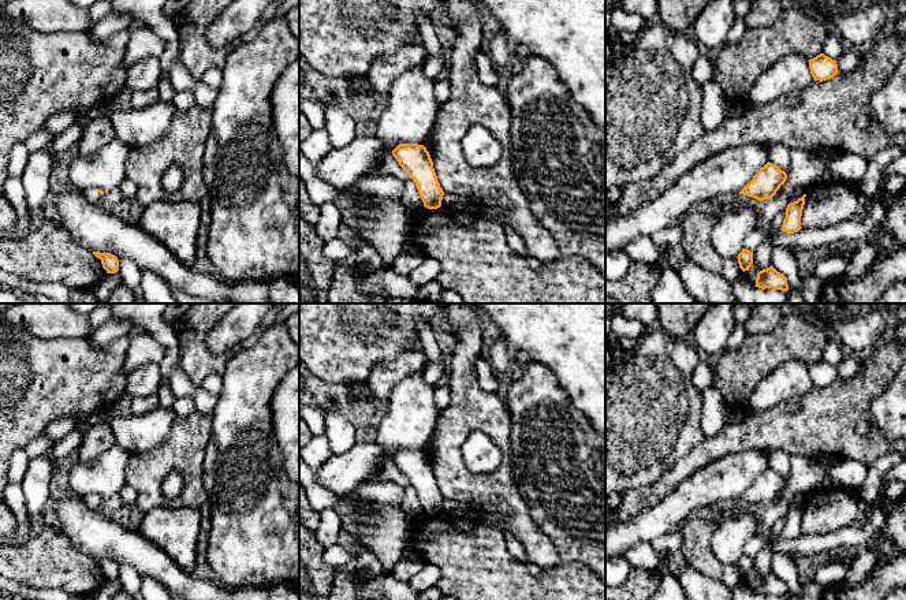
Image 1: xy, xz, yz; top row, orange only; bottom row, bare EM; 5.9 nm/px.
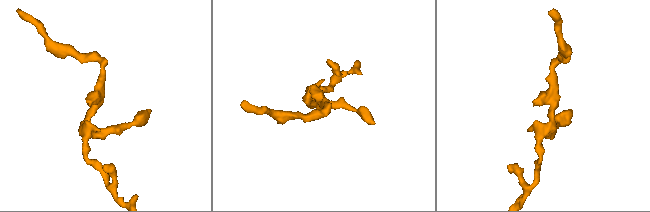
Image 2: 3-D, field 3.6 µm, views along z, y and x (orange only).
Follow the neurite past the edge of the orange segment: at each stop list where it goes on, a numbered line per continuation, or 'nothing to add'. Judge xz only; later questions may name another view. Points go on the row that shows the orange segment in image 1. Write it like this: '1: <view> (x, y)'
nothing to add

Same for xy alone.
1: xy (92, 194)

